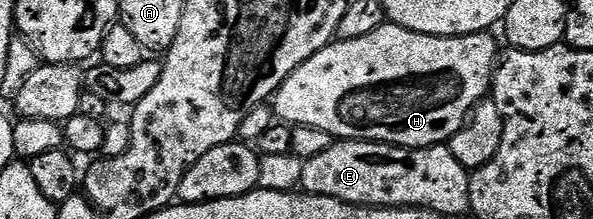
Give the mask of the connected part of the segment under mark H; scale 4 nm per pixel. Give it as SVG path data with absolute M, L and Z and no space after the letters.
M385 23L378 31L370 31L370 35L362 35L362 39L349 41L333 40L322 51L314 54L306 63L302 63L293 73L282 82L274 94L274 113L283 124L289 127L309 125L315 129L326 131L334 139L345 141L378 141L382 145L399 145L401 149L428 149L432 145L442 145L456 134L468 120L468 114L479 101L489 96L492 87L492 74L498 64L496 41L491 32L471 33L465 37L431 37L425 33L415 33L403 29L400 25Z

